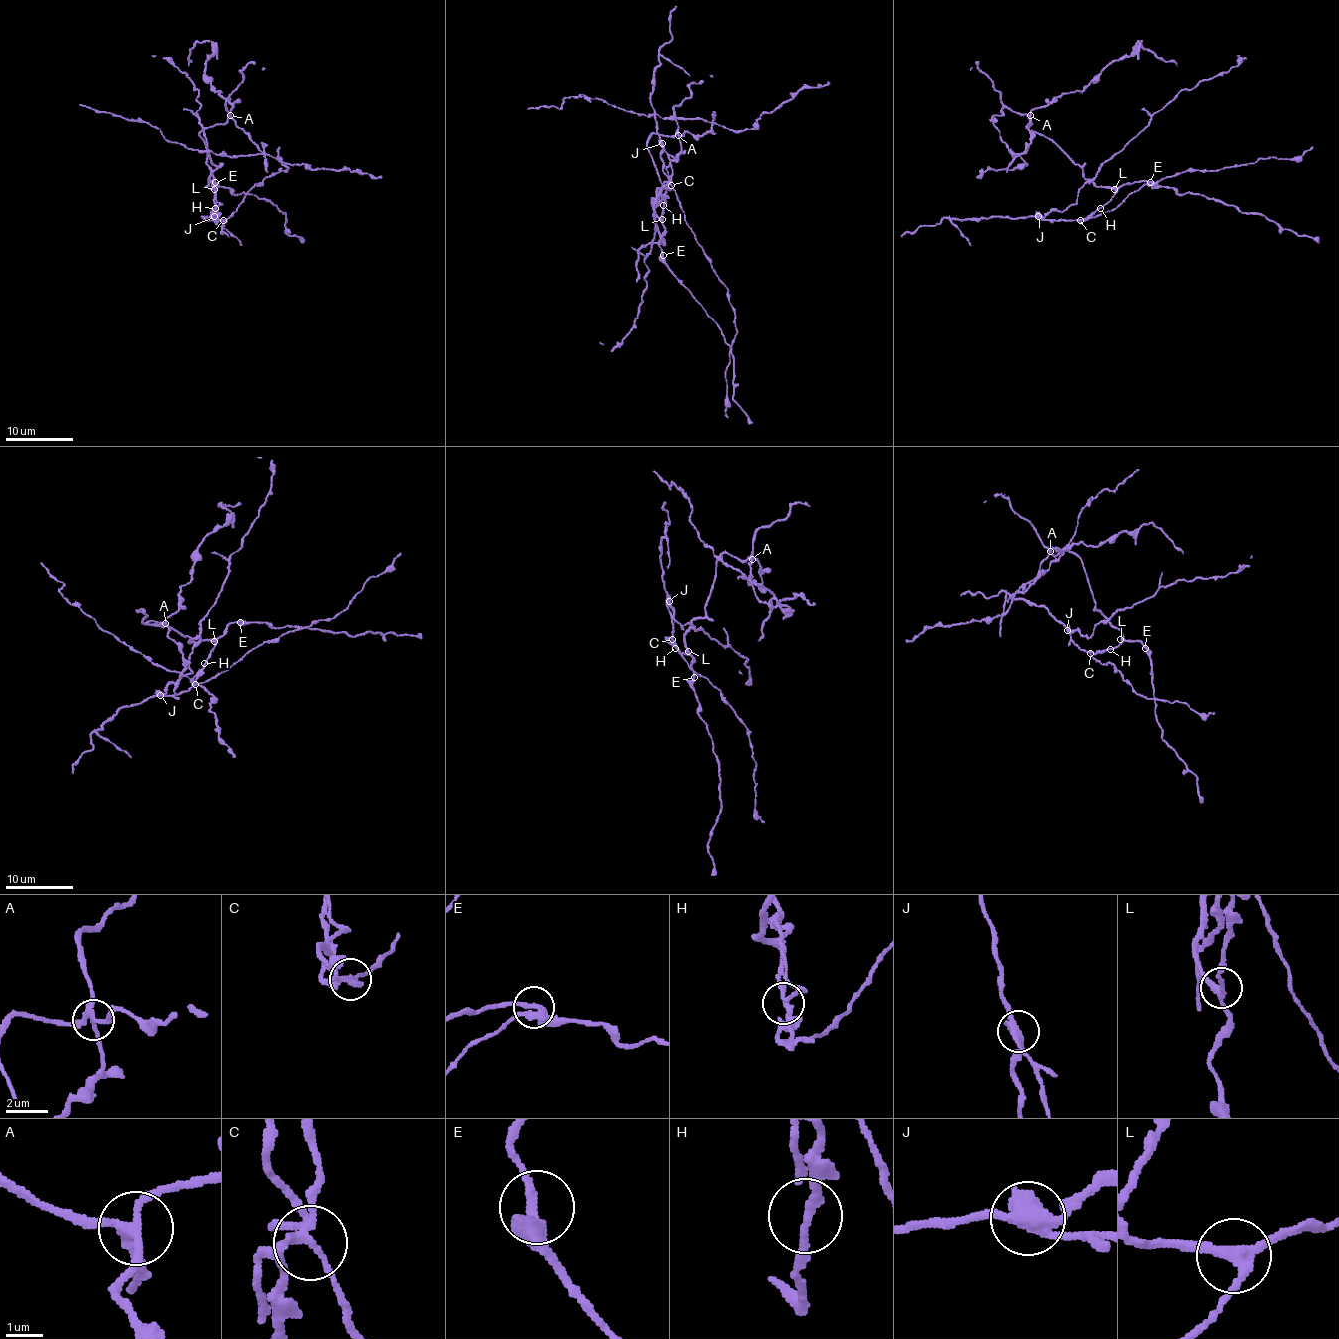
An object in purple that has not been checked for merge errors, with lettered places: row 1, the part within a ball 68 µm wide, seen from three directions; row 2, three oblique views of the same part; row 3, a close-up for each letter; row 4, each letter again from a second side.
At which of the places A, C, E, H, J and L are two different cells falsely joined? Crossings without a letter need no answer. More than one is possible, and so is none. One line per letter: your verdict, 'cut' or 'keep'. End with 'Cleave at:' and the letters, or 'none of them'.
A: cut
C: cut
E: keep
H: keep
J: cut
L: keep
Cleave at: A, C, J

